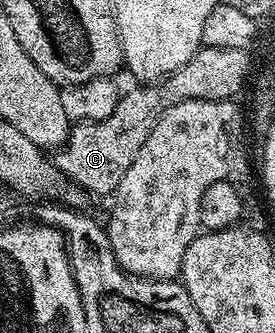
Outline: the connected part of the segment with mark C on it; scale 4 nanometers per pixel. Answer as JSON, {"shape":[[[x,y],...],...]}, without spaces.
{"shape":[[[201,46],[182,69],[178,69],[167,79],[155,85],[136,85],[133,91],[125,90],[121,94],[118,105],[110,117],[93,123],[77,123],[69,130],[68,139],[63,147],[55,152],[54,162],[64,178],[83,187],[85,192],[107,196],[115,192],[118,181],[126,177],[126,169],[134,165],[134,157],[138,157],[138,149],[146,137],[150,137],[150,129],[174,105],[187,99],[205,99],[206,101],[235,100],[236,94],[249,82],[248,51],[238,49],[214,49]]]}

